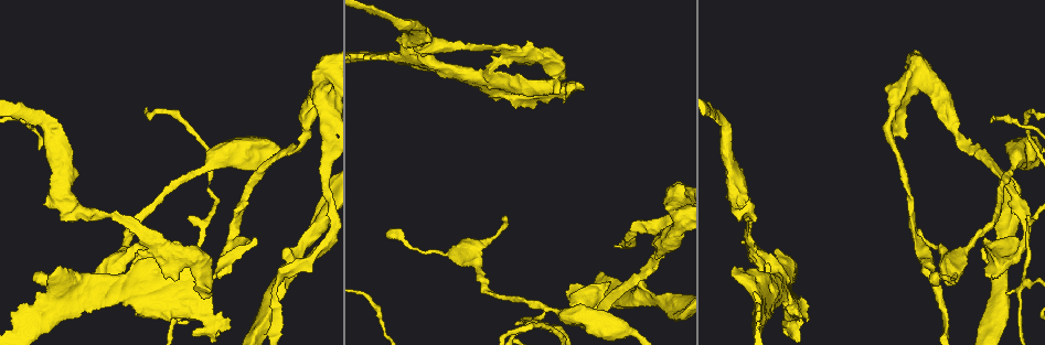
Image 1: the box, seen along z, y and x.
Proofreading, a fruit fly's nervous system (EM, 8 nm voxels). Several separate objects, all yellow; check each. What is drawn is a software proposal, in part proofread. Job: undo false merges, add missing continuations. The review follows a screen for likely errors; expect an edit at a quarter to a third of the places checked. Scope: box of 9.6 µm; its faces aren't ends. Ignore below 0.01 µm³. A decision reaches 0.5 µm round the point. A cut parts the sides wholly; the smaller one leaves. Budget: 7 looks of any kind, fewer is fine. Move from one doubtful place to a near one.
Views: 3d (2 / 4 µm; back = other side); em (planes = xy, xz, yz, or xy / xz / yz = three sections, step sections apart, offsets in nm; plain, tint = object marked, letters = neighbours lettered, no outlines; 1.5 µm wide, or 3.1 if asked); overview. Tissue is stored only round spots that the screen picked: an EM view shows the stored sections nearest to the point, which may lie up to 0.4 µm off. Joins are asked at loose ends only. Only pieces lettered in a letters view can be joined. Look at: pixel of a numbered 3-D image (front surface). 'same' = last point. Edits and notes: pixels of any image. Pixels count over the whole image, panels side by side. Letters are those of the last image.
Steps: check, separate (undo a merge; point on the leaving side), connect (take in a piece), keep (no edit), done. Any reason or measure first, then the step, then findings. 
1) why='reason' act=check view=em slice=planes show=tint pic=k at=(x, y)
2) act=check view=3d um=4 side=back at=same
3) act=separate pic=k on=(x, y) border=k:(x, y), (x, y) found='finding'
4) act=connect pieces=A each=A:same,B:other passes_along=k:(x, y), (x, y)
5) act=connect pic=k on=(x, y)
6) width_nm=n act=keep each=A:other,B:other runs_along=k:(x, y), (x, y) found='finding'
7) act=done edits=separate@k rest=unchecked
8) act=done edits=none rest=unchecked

why='tapers out' act=check view=3d um=2 side=back pic=1 at=(504, 218)

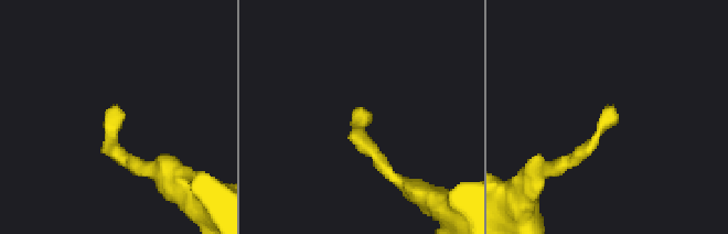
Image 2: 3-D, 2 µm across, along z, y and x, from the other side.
why='shape alone is not enough' act=check view=em slice=planes show=letters pic=2 at=(359, 113)

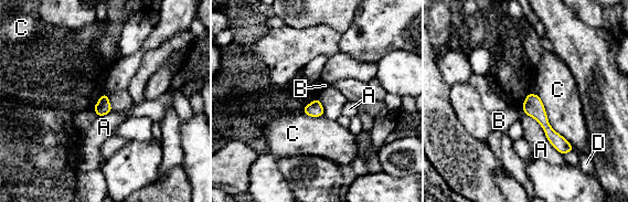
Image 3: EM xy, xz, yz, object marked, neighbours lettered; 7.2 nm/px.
width_nm=120 act=keep each=A:other,B:other,C:other,D:other runs_along=3:(530, 96), (549, 131), (568, 149) found='none of them fits'

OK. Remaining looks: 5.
why='tapers out' act=check view=em slice=planes show=letters pic=1 at=(932, 281)

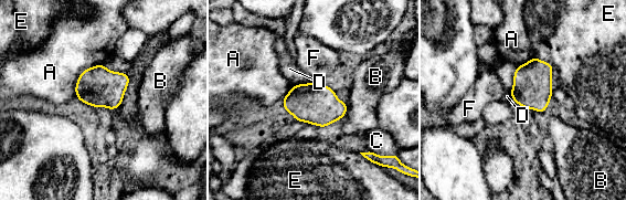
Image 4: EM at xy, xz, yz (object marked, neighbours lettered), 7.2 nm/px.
act=keep each=A:other,B:other,C:other,D:other,E:other,F:other border=4:(310, 81), (292, 86) found='none of them fits'

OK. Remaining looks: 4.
why='thin neck' act=check view=3d um=4 pic=1 at=(197, 223)

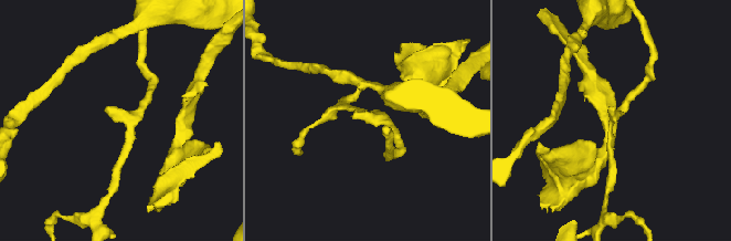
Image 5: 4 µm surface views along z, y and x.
why='need the tissue' act=check view=em slice=planes show=letters pic=5 at=(121, 116)

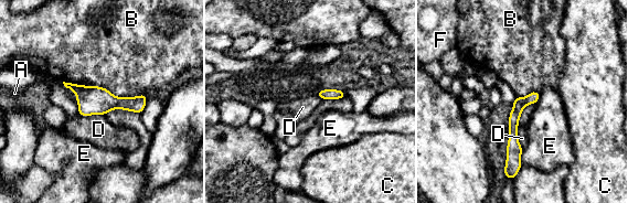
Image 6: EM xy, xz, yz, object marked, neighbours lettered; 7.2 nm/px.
width_nm=40 act=keep each=A:other,B:other,C:other,D:other,E:other,F:other found='one neuron here'

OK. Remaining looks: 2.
act=done edits=none rest=unchecked

